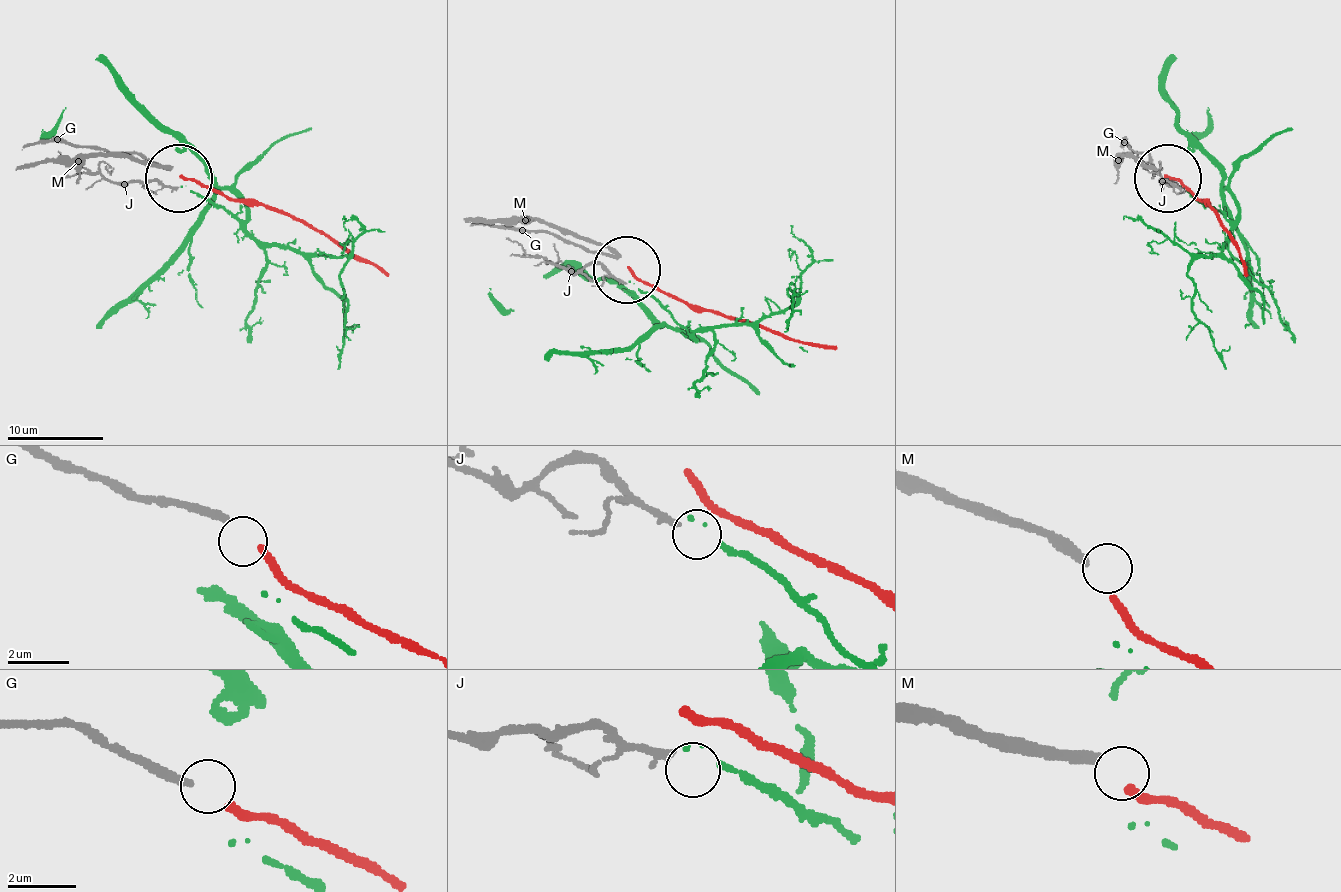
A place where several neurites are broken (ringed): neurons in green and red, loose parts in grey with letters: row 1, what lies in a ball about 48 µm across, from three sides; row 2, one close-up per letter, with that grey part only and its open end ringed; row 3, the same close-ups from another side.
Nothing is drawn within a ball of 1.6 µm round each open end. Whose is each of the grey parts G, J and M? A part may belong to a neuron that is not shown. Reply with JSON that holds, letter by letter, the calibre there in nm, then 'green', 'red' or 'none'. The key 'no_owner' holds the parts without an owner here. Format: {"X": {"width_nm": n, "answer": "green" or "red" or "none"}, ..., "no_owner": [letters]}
{"G": {"width_nm": 280, "answer": "red"}, "J": {"width_nm": 220, "answer": "none"}, "M": {"width_nm": 320, "answer": "none"}, "no_owner": ["J", "M"]}

